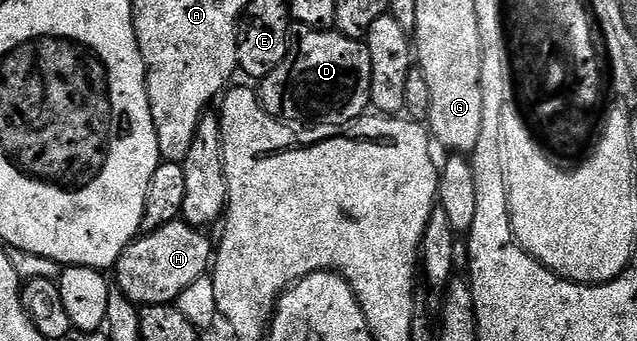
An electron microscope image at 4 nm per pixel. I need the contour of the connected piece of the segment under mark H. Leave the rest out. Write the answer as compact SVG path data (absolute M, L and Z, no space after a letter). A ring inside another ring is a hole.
M184 221L163 225L163 229L150 235L142 234L119 257L115 286L138 308L176 304L183 291L210 270L215 243L205 235L202 228L190 227Z

